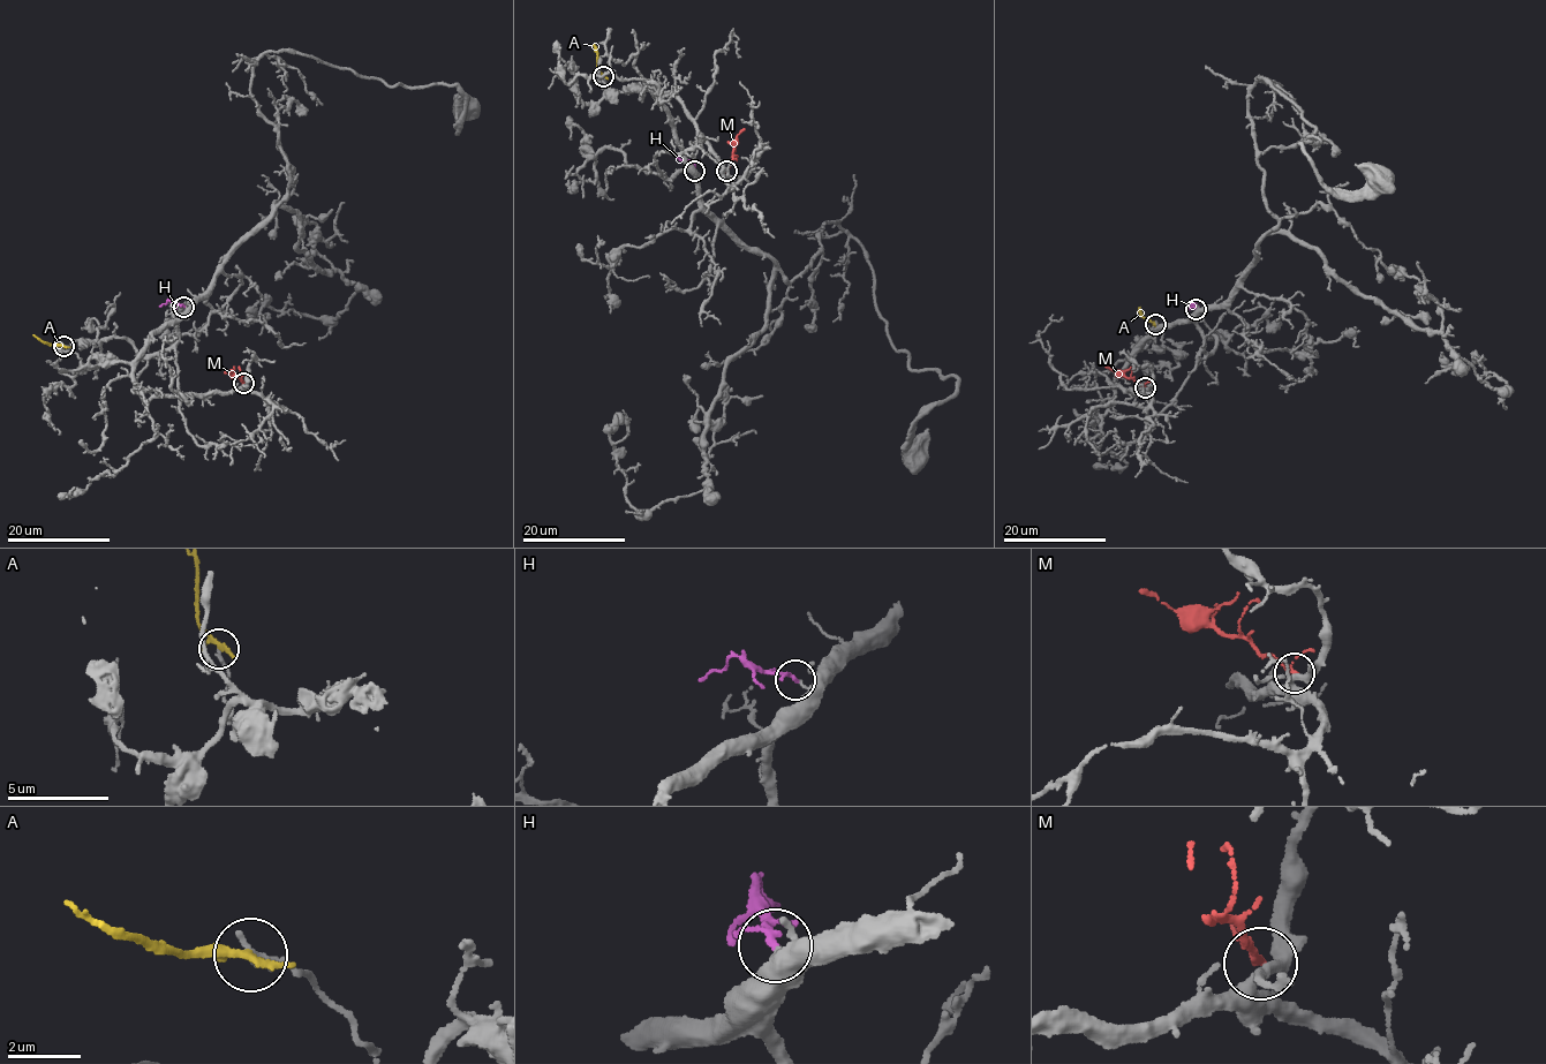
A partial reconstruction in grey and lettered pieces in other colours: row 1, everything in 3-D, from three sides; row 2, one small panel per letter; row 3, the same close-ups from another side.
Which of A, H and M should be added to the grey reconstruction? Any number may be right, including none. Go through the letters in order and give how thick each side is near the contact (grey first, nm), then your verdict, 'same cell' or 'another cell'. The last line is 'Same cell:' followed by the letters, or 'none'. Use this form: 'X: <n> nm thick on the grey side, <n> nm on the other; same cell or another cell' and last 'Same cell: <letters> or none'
A: 240 nm thick on the grey side, 200 nm on the other; another cell
H: 260 nm thick on the grey side, 150 nm on the other; same cell
M: 280 nm thick on the grey side, 140 nm on the other; another cell
Same cell: H

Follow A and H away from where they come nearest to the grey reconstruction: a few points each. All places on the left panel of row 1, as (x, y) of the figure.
A: (63, 346), (44, 342), (34, 336)
H: (185, 307), (168, 301), (159, 307)

